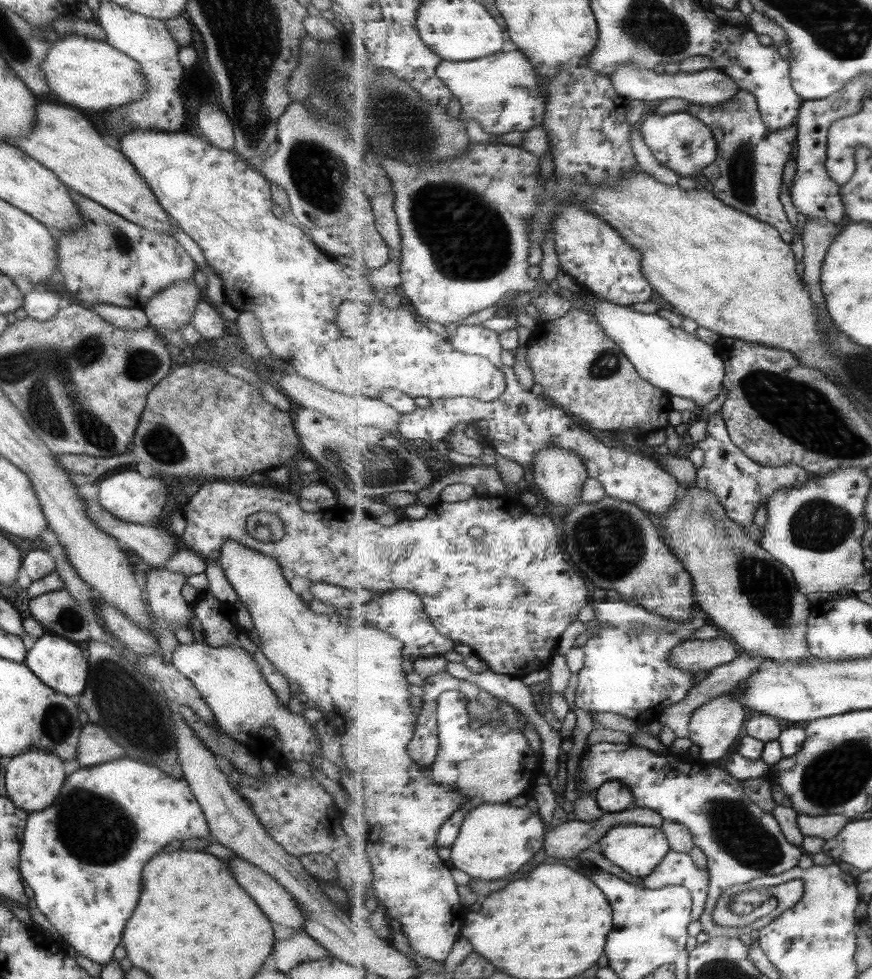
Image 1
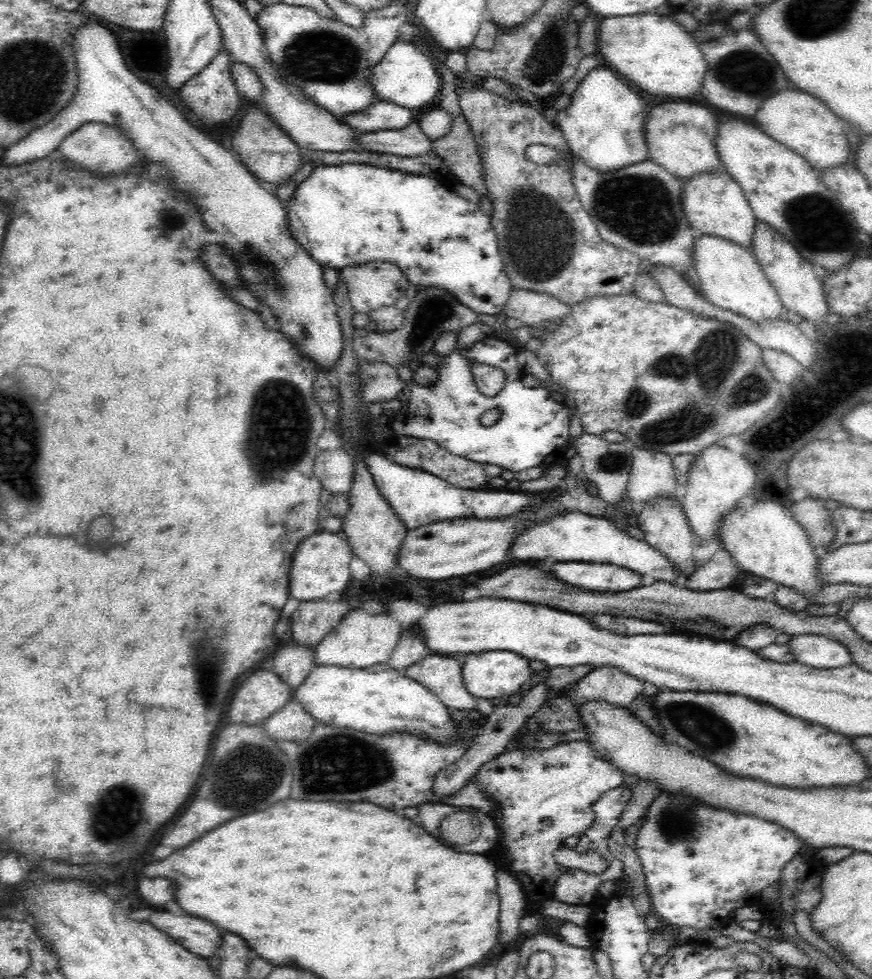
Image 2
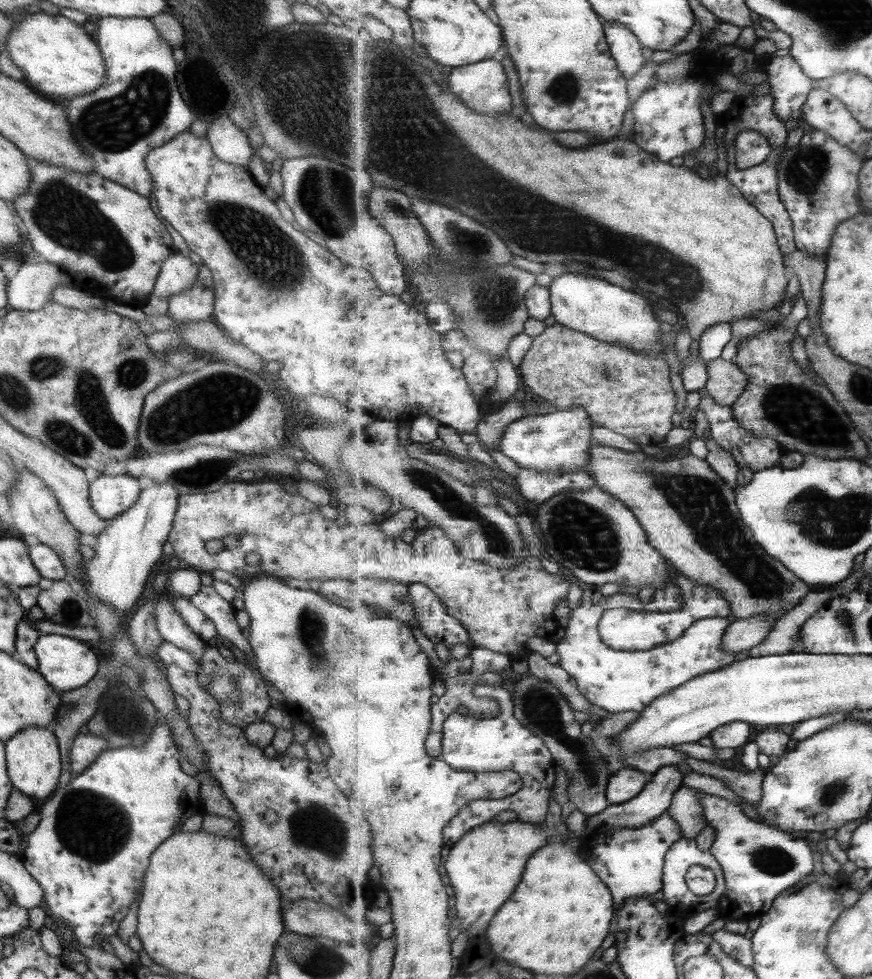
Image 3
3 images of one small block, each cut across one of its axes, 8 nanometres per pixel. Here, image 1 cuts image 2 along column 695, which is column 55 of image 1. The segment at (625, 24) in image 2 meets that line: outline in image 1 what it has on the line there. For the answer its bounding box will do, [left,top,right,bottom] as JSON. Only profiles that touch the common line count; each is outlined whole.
[40,32,145,108]

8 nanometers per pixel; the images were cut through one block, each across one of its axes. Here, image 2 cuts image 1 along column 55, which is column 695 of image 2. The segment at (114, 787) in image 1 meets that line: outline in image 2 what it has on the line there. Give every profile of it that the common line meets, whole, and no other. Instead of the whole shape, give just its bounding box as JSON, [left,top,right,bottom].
[631,787,806,933]

